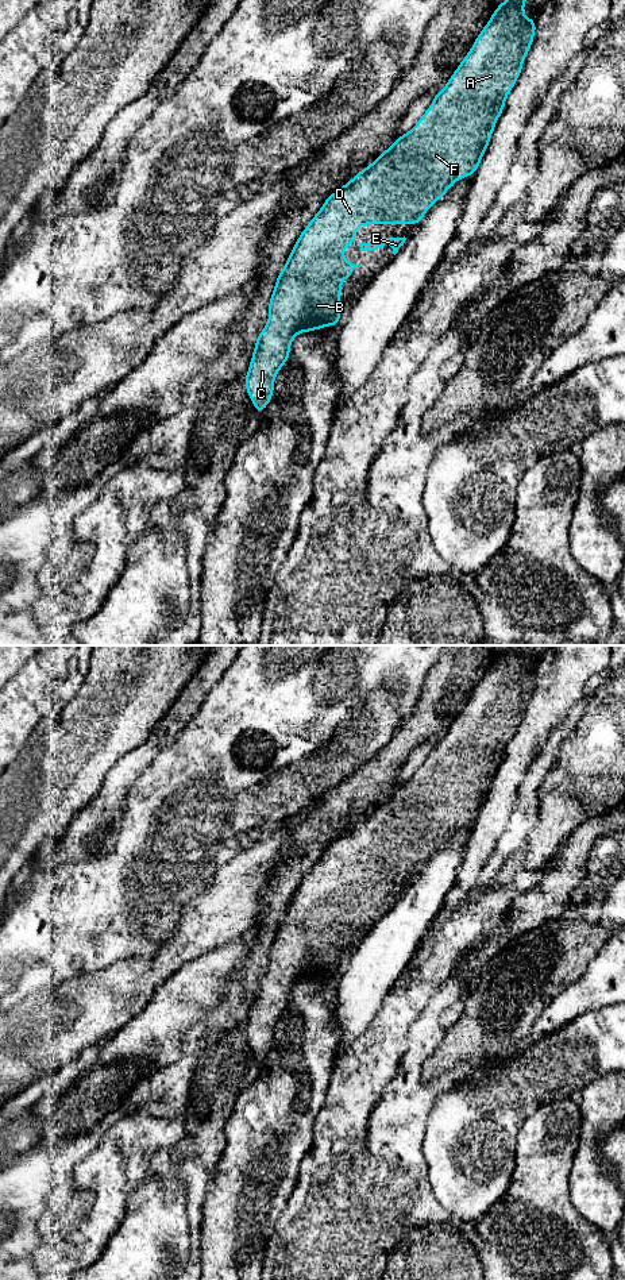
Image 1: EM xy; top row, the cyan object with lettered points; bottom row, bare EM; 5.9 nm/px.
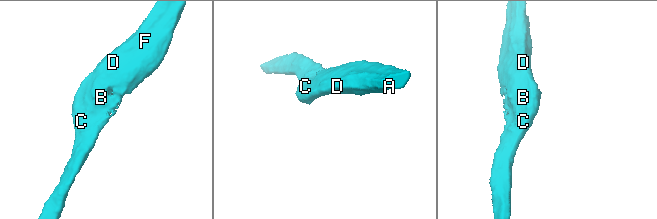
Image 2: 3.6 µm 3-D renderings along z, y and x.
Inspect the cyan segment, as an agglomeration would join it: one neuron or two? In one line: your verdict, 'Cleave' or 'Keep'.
Keep

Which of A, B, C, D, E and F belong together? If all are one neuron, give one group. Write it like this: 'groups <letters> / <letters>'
groups A B C D E F

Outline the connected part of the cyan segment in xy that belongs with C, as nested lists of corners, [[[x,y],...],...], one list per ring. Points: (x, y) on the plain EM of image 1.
[[[508,645],[502,649],[486,671],[464,708],[450,725],[445,735],[435,743],[414,775],[402,782],[371,813],[355,822],[346,833],[327,845],[321,857],[298,884],[269,949],[269,969],[256,986],[248,1021],[244,1026],[246,1038],[258,1063],[269,1053],[274,1041],[274,1028],[288,1010],[290,992],[301,980],[310,980],[340,969],[342,929],[352,925],[354,913],[344,907],[344,897],[352,894],[355,880],[362,872],[418,872],[427,859],[441,845],[455,829],[474,824],[490,791],[495,771],[499,767],[505,749],[522,718],[524,708],[532,694],[536,671],[535,666],[525,667],[524,651],[528,645]]]

